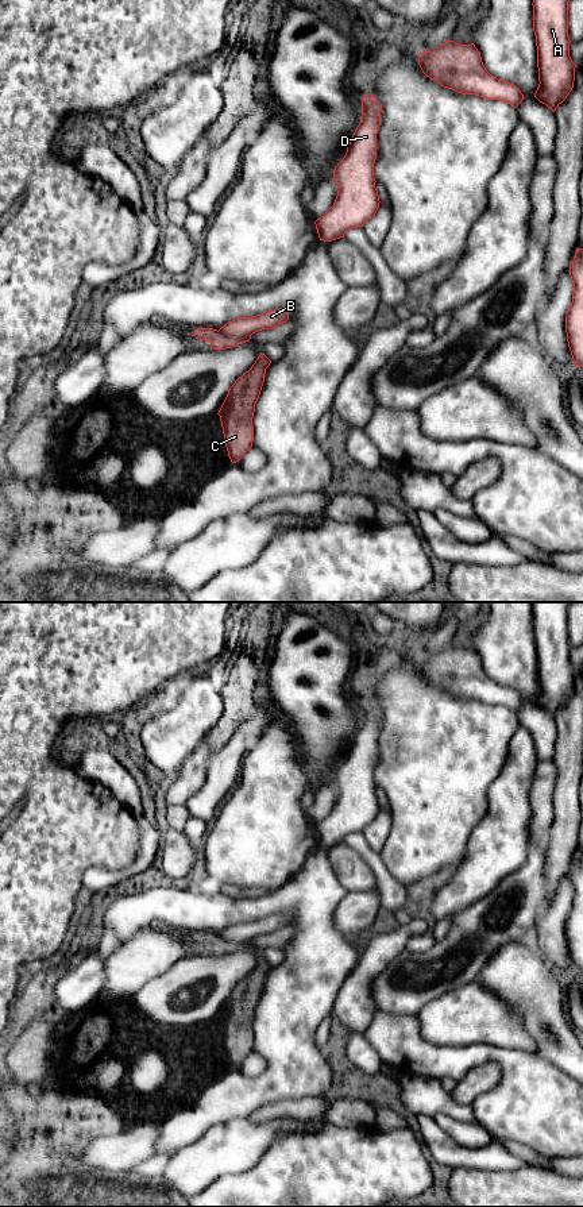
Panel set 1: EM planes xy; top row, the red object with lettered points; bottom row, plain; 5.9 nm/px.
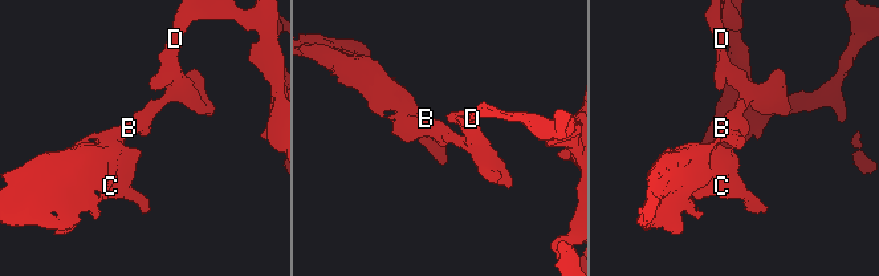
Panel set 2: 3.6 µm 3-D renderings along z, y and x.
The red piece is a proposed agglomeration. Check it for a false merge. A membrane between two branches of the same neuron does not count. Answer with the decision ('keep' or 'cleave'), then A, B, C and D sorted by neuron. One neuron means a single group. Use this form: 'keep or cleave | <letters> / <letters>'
cleave | A B D / C

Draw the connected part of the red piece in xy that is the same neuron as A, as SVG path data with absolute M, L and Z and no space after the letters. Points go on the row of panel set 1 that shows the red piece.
M568 1L532 3L540 81L534 97L553 112L567 99L575 81L576 65L570 57Z

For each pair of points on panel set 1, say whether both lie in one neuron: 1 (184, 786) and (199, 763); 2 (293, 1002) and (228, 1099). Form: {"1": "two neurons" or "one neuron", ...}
{"1": "one neuron", "2": "one neuron"}

